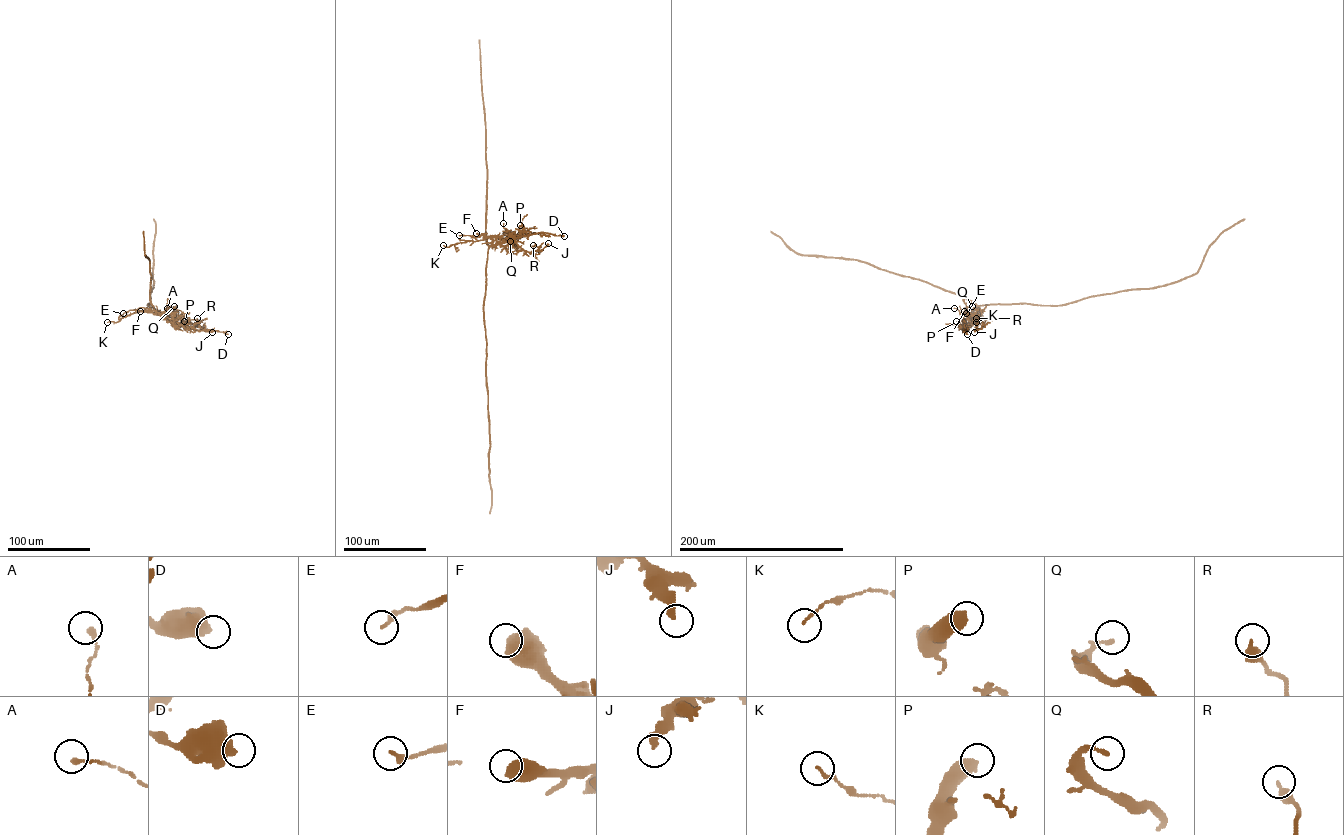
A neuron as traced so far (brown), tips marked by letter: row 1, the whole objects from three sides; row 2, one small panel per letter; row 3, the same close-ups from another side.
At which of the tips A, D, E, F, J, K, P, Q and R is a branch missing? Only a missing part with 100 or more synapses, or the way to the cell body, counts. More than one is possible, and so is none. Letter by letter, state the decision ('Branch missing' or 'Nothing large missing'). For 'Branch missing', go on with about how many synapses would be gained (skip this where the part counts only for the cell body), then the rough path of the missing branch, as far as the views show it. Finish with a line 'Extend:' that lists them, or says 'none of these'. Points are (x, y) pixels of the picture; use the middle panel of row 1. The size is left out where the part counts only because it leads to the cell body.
A: Nothing large missing
D: Nothing large missing
E: Nothing large missing
F: Nothing large missing
J: Nothing large missing
K: Nothing large missing
P: Nothing large missing
Q: Nothing large missing
R: Nothing large missing
Extend: none of these

